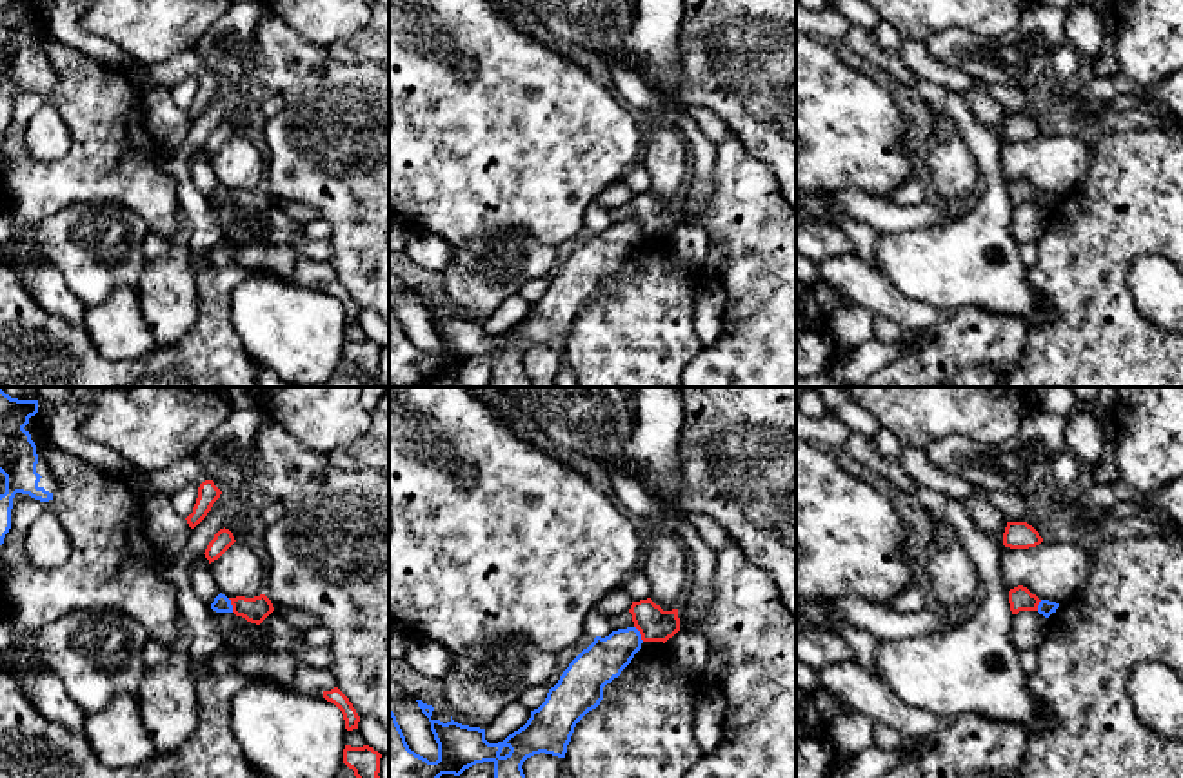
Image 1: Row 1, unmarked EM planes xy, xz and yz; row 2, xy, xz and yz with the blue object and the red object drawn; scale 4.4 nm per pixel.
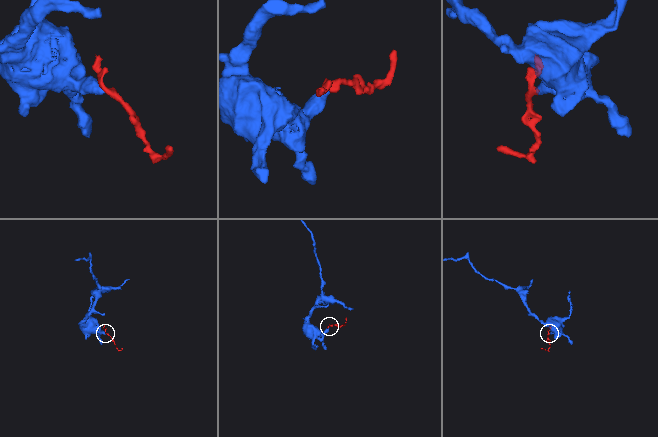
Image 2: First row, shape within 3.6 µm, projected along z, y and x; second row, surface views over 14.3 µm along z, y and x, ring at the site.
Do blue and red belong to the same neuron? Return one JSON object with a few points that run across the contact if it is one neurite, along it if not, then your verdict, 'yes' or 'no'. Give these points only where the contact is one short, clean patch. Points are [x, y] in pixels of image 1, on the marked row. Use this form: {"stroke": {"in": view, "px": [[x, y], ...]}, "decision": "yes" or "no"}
{"stroke": {"in": "xz", "px": [[635, 626], [644, 640]]}, "decision": "no"}

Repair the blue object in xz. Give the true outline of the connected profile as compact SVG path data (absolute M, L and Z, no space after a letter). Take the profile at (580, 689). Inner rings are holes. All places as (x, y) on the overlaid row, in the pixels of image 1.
M636 627L596 636L549 689L545 702L531 711L527 723L498 743L485 740L485 729L462 725L452 716L447 723L432 720L434 707L416 700L438 743L436 762L409 749L389 709L389 778L460 776L483 762L494 763L494 778L525 778L522 765L527 758L540 753L565 758L576 723L600 705L603 687L621 674L641 643Z

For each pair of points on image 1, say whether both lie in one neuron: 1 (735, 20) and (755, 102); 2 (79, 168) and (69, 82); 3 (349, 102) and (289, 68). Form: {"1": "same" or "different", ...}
{"1": "same", "2": "same", "3": "same"}

